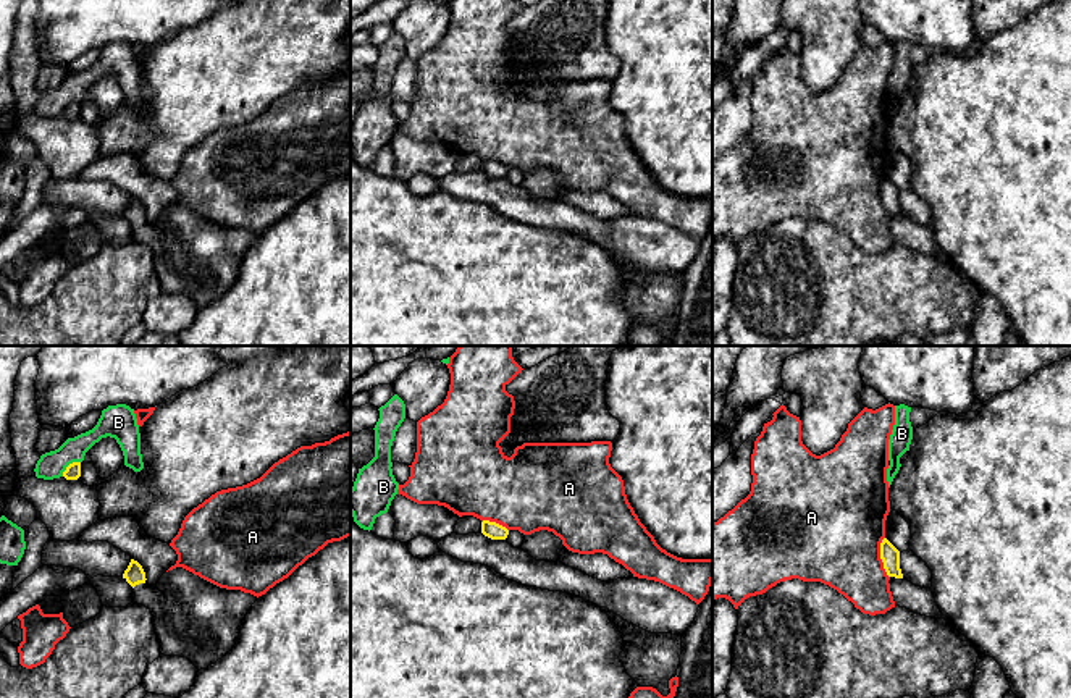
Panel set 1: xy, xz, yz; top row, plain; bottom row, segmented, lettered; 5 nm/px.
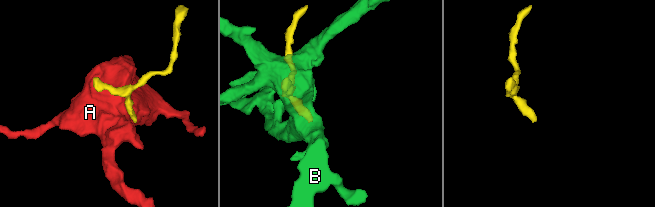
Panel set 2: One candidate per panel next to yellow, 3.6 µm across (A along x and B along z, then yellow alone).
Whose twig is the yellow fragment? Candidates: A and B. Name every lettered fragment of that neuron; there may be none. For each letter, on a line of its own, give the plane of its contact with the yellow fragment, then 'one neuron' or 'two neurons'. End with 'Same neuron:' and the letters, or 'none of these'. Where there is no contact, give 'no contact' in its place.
A: yz | two neurons
B: xy | two neurons
Same neuron: none of these

